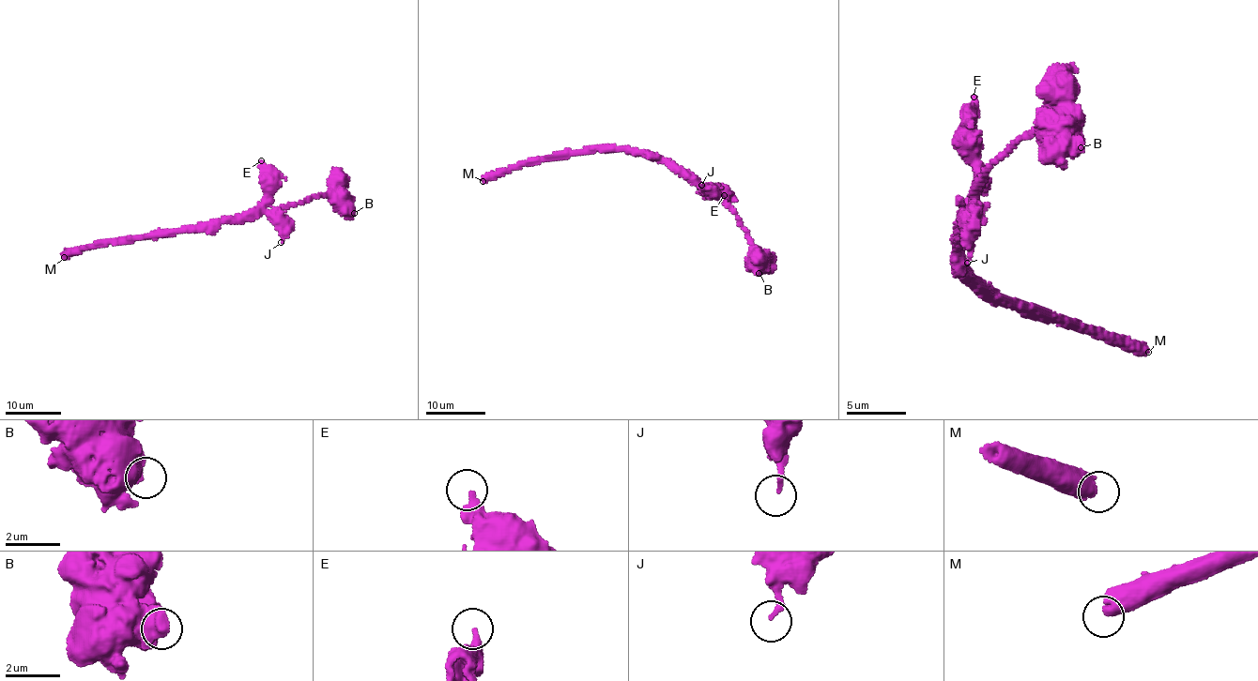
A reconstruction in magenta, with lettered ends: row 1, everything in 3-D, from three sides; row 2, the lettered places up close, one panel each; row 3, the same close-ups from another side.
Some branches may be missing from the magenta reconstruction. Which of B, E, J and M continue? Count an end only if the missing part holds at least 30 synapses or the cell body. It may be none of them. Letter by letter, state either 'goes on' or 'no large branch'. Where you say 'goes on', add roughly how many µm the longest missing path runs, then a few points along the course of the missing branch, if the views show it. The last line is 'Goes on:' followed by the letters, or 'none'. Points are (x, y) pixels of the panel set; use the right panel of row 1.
B: no large branch
E: no large branch
J: no large branch
M: goes on | 150 µm
Goes on: M

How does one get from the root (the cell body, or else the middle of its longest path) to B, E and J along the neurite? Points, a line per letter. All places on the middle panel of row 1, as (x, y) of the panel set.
B: (649, 158), (667, 159), (735, 212), (739, 224), (746, 234), (751, 259), (759, 273)
E: (649, 158), (667, 159), (701, 189), (724, 195)
J: (649, 158), (667, 159), (701, 185)

